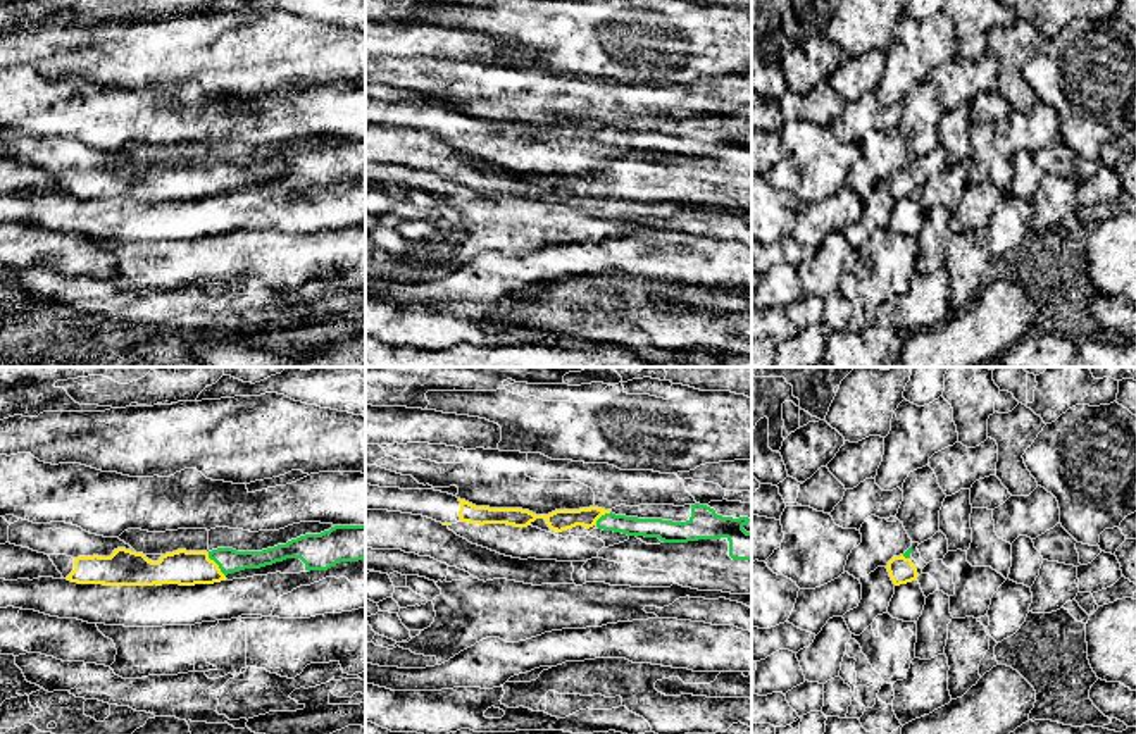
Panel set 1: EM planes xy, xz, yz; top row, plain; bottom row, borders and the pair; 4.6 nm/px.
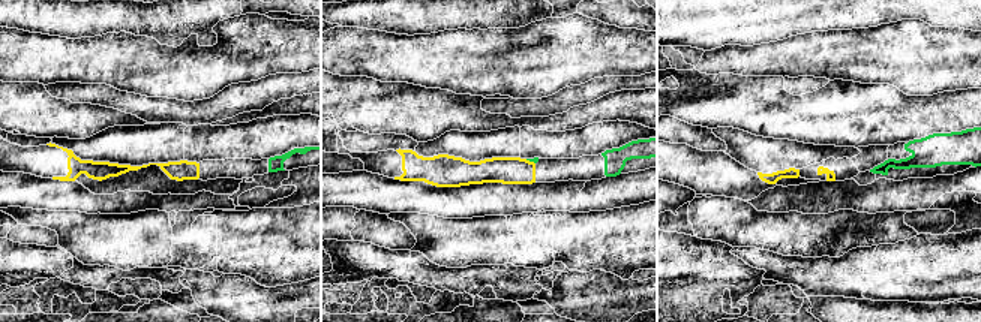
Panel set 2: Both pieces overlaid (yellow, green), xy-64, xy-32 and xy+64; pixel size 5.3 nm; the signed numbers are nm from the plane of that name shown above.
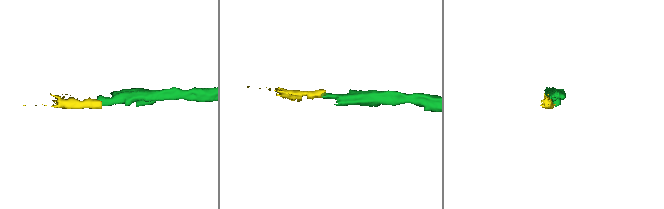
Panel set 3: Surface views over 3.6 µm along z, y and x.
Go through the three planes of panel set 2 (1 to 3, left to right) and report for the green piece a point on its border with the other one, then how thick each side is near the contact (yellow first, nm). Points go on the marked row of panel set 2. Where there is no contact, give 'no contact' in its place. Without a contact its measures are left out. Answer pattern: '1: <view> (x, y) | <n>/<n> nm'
1: no contact
2: xy-32 (528, 160) | 140/30 nm
3: no contact

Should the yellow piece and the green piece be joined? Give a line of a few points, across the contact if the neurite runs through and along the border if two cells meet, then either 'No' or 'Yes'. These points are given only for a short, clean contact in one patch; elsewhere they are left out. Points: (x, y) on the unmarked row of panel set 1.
Line: xy (181, 181), (218, 180), (230, 174). Yes

